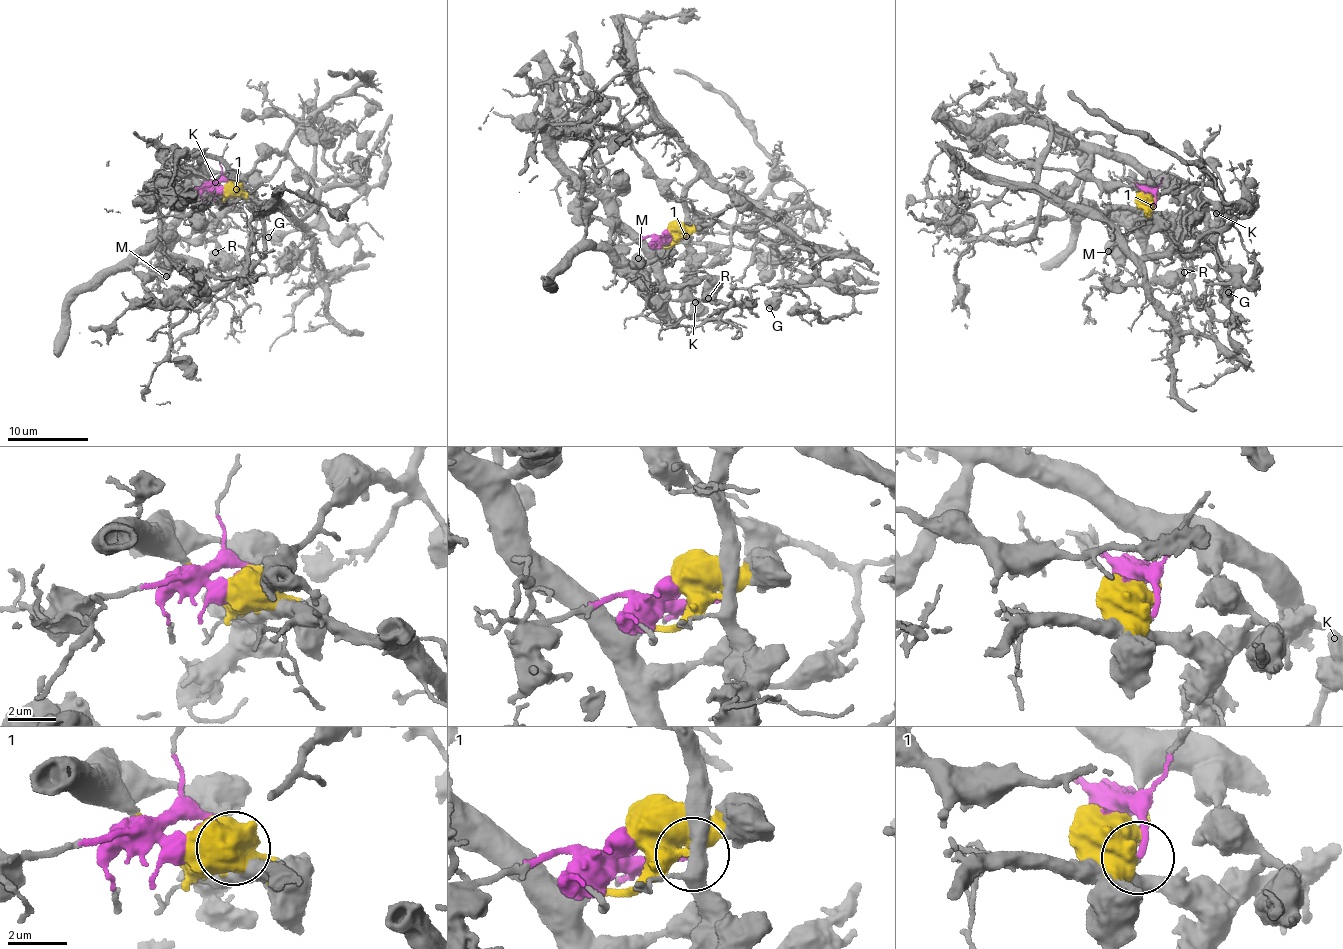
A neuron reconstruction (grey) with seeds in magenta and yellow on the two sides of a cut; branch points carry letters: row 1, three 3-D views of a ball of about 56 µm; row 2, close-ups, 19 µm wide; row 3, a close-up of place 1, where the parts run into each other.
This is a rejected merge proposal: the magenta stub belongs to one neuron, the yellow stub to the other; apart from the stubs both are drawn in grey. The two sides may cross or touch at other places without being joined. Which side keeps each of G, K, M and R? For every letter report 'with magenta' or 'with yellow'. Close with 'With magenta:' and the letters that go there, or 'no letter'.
G: with magenta
K: with magenta
M: with yellow
R: with yellow
With magenta: G, K

